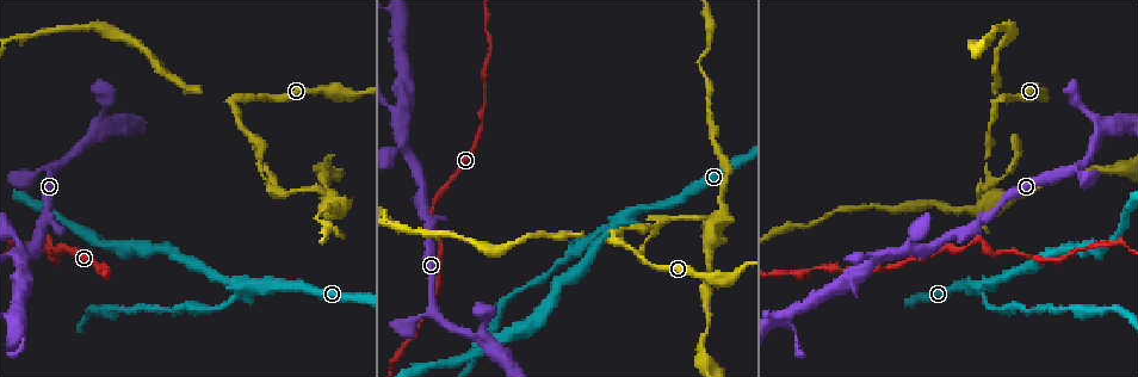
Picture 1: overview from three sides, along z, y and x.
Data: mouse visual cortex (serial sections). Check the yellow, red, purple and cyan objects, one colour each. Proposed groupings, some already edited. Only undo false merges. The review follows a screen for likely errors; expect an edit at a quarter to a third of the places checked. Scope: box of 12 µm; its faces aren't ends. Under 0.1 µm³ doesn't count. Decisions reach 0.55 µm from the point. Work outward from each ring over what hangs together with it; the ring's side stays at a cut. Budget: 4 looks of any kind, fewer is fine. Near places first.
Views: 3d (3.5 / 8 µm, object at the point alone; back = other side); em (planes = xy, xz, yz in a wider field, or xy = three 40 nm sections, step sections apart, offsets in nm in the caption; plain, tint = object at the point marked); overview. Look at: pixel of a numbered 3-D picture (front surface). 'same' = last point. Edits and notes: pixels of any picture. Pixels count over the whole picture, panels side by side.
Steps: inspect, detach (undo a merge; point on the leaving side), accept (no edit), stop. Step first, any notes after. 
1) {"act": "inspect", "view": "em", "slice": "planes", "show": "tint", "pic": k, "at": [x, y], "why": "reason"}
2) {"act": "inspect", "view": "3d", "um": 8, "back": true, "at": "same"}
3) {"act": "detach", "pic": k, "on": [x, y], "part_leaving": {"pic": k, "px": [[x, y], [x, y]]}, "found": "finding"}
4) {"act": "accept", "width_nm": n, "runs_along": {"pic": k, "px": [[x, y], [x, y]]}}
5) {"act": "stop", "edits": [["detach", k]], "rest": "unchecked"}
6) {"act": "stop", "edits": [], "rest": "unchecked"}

{"act": "inspect", "view": "3d", "um": 3.5, "pic": 1, "at": [967, 245], "why": "sharp bend"}

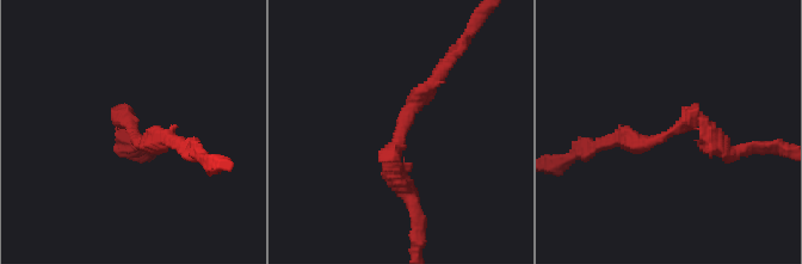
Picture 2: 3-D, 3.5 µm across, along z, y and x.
{"act": "inspect", "view": "em", "slice": "xy", "step": 3, "show": "tint", "pic": 2, "at": [672, 133], "arm_widths_nm": [200, 250], "why": "now the EM"}

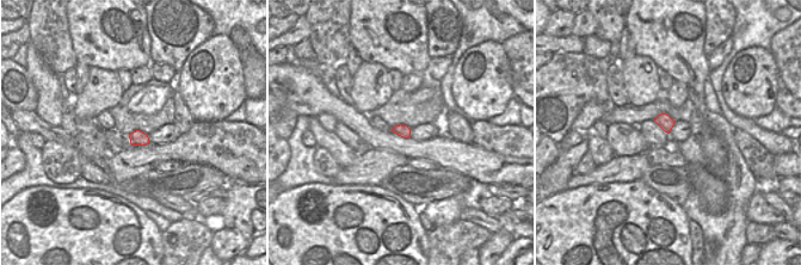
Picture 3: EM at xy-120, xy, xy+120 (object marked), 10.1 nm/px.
{"act": "inspect", "view": "em", "slice": "xy", "step": 5, "show": "tint", "at": "same"}

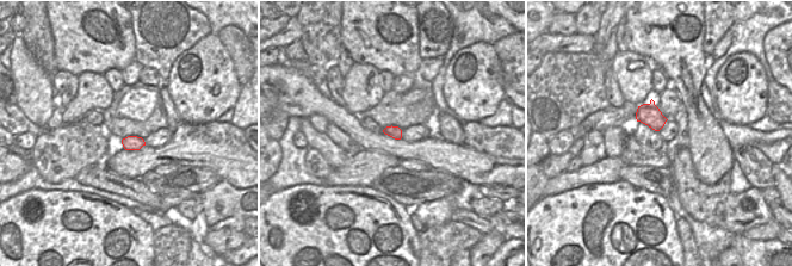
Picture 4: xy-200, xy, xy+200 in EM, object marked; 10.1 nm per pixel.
{"act": "detach", "pic": 2, "on": [409, 204], "part_leaving": {"pic": 2, "px": [[704, 126], [729, 154], [784, 147]]}, "found": "a second cell is stuck on"}

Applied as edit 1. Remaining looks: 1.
{"act": "inspect", "view": "3d", "um": 3.5, "pic": 1, "at": [976, 283], "why": "branch point"}

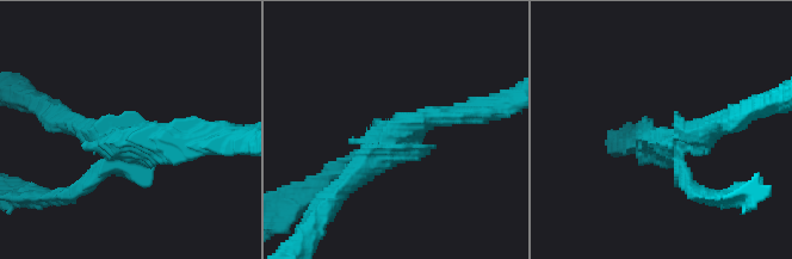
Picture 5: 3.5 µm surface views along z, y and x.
{"act": "detach", "pic": 5, "on": [78, 190], "part_leaving": {"pic": 5, "px": [[122, 153], [88, 186], [33, 197]]}, "found": "two cells meet here"}

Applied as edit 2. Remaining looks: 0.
{"act": "stop", "edits": [["detach", 2], ["detach", 5]], "rest": "unchecked"}

